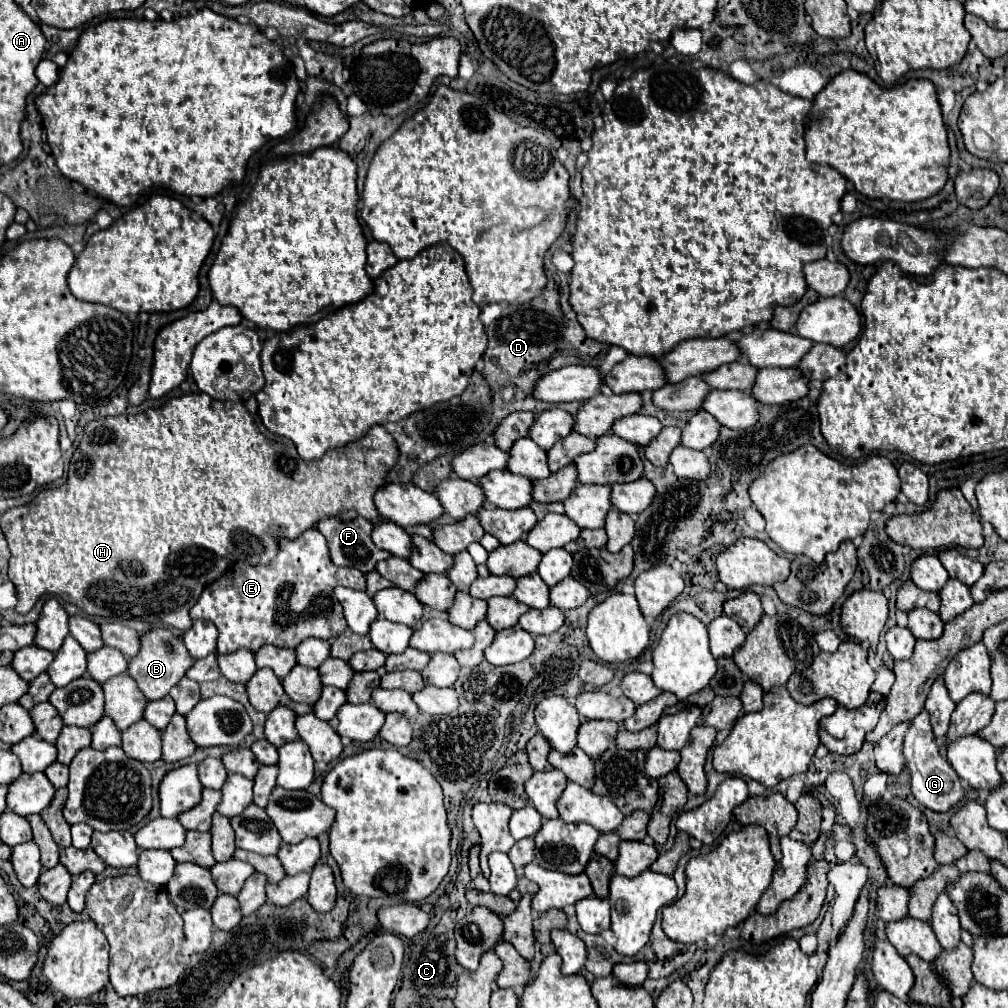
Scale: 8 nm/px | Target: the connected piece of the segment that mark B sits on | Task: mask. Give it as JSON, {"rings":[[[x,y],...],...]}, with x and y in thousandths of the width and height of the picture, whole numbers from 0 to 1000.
{"rings":[[[151,623],[139,631],[139,647],[129,653],[127,657],[127,669],[135,675],[139,687],[147,694],[159,694],[169,687],[171,681],[175,681],[185,665],[190,661],[192,653],[183,643],[183,637],[167,623]]]}

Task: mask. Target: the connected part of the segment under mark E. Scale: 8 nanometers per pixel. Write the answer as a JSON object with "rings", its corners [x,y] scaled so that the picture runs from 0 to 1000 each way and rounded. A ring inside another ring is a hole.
{"rings":[[[308,524],[294,536],[278,534],[274,556],[262,562],[234,558],[226,567],[202,583],[198,595],[188,603],[190,615],[208,615],[216,623],[216,647],[228,649],[236,643],[254,647],[262,639],[294,643],[304,633],[329,635],[343,625],[339,601],[331,593],[331,583],[363,583],[363,573],[353,563],[329,560],[321,532]]]}

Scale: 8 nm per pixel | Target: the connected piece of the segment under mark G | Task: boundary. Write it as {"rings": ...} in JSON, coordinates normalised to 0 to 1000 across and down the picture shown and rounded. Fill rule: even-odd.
{"rings":[[[915,704],[903,718],[903,724],[897,734],[897,750],[899,750],[899,758],[903,762],[903,770],[905,770],[903,772],[905,788],[915,800],[929,804],[929,806],[938,806],[956,794],[958,786],[950,774],[950,768],[940,758],[938,750],[935,750],[935,746],[933,746],[933,734],[929,734],[929,730],[925,728],[919,704]]]}

